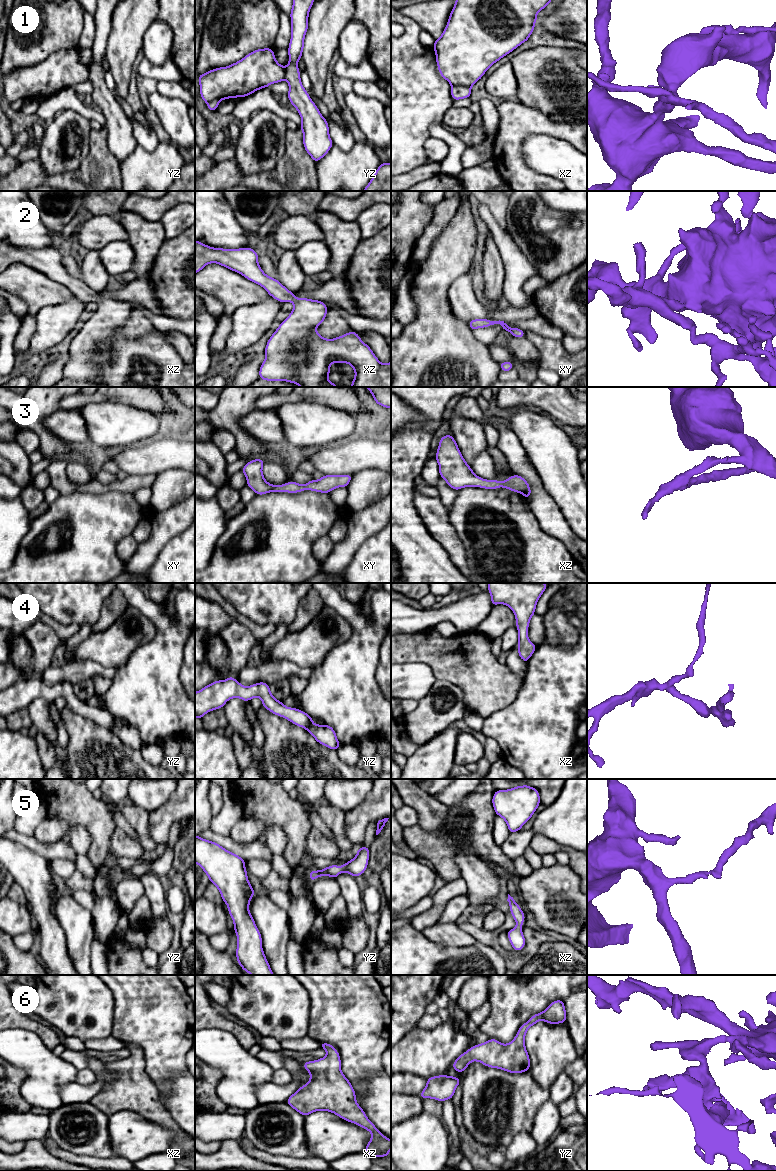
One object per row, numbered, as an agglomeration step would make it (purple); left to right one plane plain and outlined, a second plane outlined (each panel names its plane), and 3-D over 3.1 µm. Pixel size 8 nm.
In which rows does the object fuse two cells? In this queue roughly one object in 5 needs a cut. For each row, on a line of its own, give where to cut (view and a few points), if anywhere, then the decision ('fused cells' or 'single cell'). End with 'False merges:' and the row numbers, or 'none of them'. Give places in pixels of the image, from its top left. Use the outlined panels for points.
1: cut in xz along (452, 84), (470, 87); fused cells
2: no cut; single cell
3: no cut; single cell
4: no cut; single cell
5: no cut; single cell
6: no cut; single cell
False merges: 1

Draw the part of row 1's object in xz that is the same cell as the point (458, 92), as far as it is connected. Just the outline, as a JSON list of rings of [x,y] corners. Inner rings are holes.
[[[452,85],[451,97],[453,100],[469,98],[471,96],[471,91],[471,87],[465,87],[462,85]]]

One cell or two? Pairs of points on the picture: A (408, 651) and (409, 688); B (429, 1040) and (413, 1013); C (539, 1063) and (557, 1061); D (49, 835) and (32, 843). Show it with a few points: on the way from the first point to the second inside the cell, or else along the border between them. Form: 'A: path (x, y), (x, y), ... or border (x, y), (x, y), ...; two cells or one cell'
A: border (401, 662), (424, 662), (431, 668); two cells
B: border (416, 1026), (401, 1039); two cells
C: path (543, 1063), (553, 1061); one cell
D: border (33, 836), (44, 843), (54, 843), (61, 839); two cells

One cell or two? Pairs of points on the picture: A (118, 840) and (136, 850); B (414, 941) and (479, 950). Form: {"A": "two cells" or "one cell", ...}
{"A": "one cell", "B": "one cell"}

